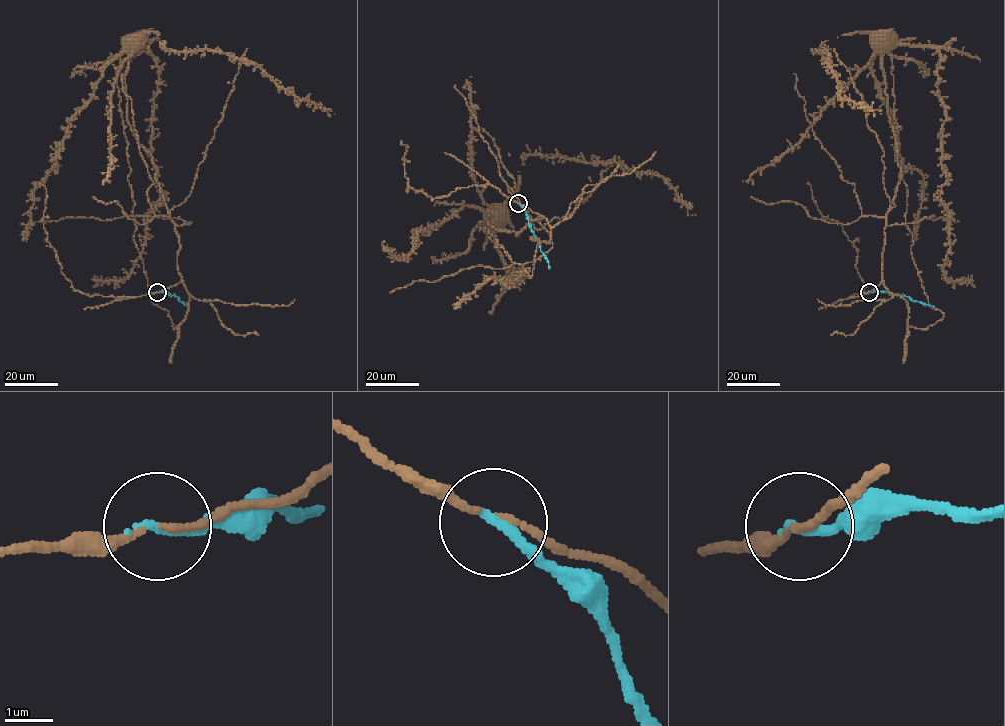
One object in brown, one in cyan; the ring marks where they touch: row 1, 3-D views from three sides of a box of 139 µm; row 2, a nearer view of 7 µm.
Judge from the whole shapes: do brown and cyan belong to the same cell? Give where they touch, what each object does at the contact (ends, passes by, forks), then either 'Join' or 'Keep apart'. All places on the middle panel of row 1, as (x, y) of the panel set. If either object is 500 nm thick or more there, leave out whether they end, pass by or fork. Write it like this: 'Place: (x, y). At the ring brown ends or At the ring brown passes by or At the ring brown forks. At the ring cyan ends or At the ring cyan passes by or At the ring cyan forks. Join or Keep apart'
Place: (518, 203). At the ring brown passes by. At the ring cyan ends. Keep apart

